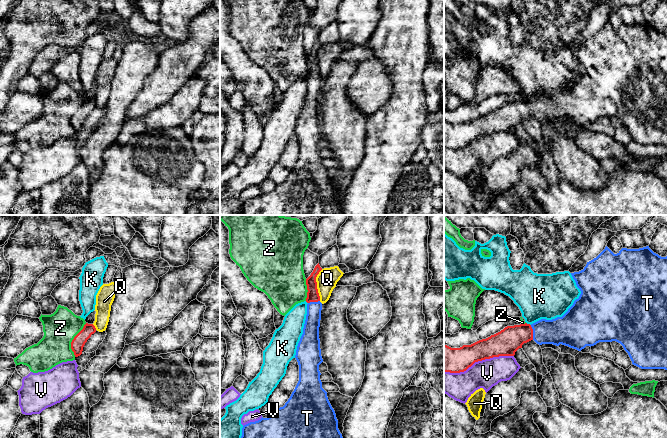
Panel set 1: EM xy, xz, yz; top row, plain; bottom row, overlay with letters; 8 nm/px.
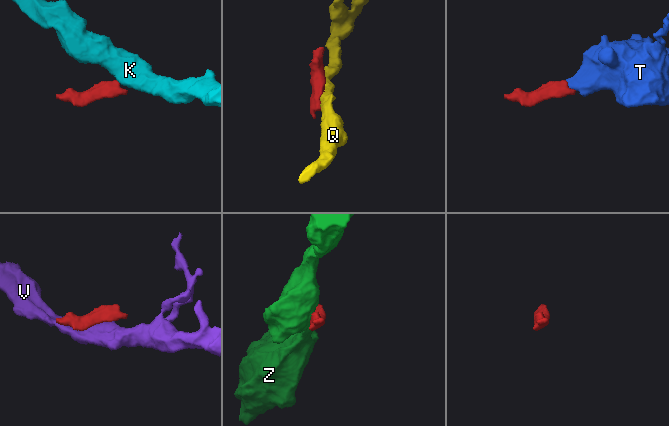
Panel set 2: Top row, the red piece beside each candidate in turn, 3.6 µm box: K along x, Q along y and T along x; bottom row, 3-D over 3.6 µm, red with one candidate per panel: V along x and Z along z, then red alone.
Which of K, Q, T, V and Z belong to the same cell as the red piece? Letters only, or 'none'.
T

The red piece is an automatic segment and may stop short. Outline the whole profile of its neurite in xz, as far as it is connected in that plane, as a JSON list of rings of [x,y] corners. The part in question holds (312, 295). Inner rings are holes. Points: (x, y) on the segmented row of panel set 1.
[[[318,263],[306,279],[307,315],[295,355],[299,381],[285,405],[277,408],[272,416],[244,425],[241,439],[343,439],[320,380],[322,303],[316,277],[321,270]]]

